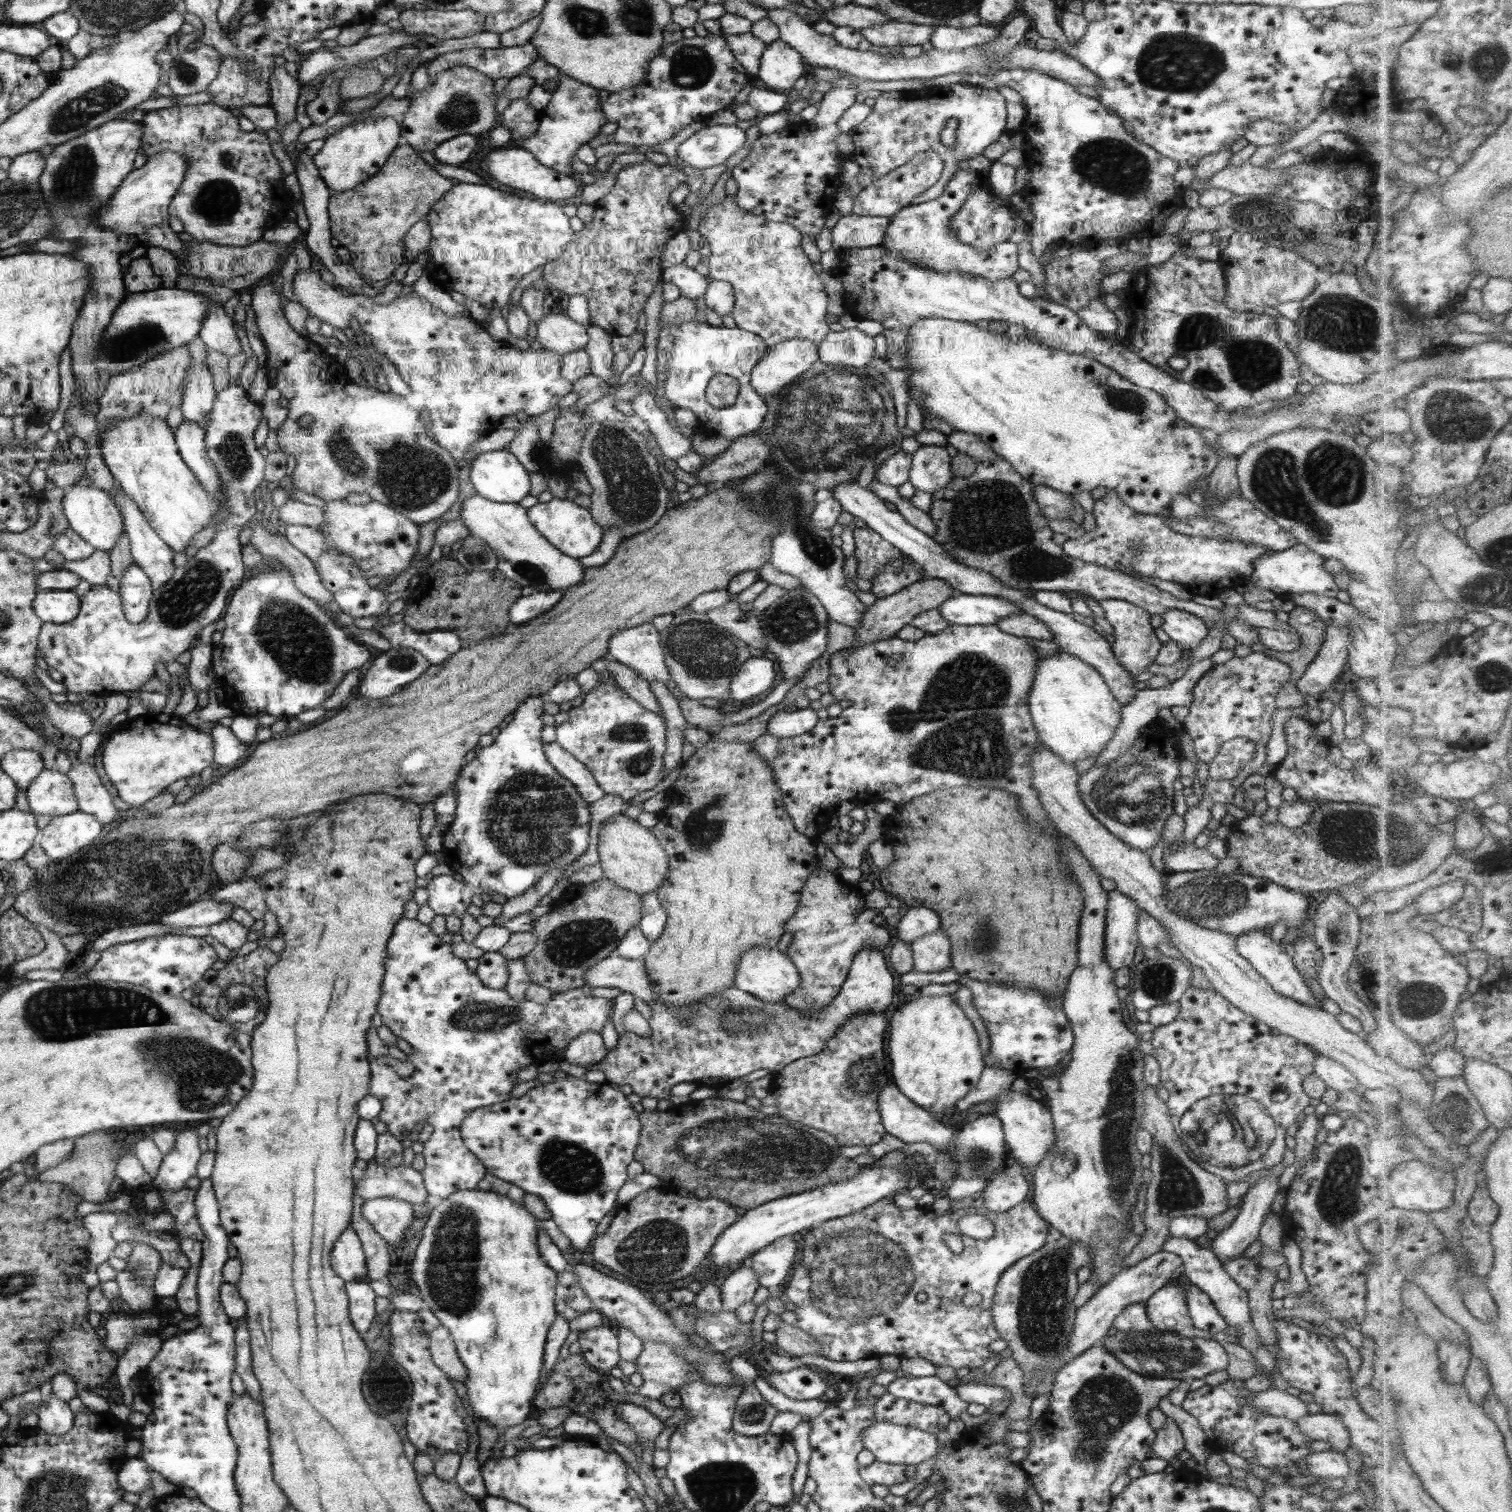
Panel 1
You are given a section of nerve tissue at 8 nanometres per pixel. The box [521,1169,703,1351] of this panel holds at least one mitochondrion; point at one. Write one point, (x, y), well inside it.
(658, 1248)

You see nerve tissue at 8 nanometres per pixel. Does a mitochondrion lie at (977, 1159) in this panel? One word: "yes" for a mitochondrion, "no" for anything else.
yes

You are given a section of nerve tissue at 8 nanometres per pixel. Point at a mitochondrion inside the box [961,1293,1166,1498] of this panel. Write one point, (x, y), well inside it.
(1097, 1412)

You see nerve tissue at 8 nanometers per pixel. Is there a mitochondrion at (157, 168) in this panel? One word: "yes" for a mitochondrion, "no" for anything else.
no

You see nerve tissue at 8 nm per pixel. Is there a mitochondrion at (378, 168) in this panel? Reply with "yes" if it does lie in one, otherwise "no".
no

